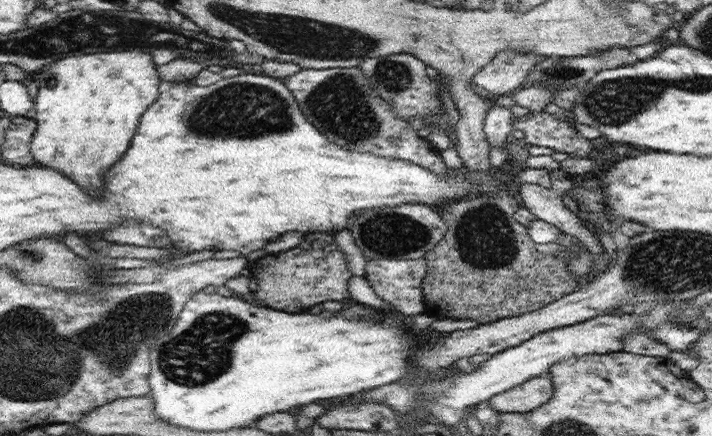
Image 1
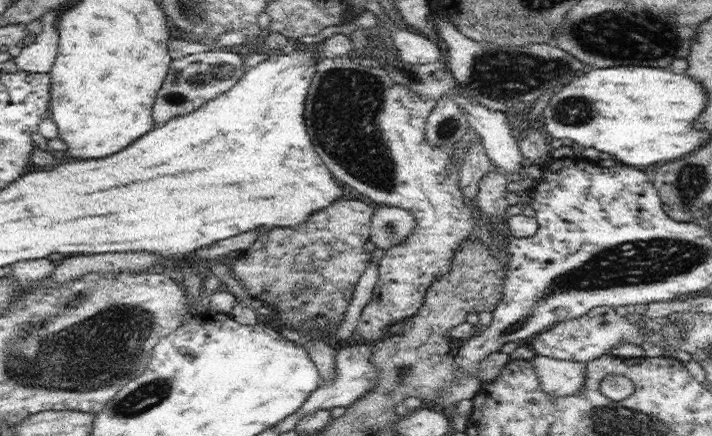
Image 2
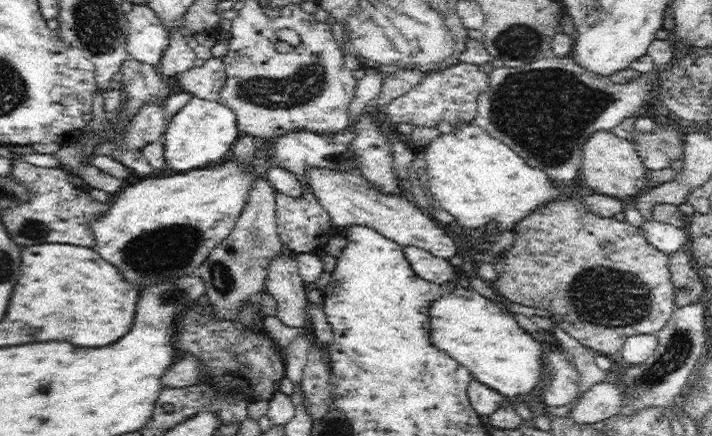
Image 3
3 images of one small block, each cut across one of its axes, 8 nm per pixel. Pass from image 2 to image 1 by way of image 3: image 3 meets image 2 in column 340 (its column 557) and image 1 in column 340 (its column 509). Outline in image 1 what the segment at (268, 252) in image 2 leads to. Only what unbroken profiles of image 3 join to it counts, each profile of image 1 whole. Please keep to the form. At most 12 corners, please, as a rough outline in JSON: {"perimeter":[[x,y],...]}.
{"perimeter":[[336,236],[249,263],[254,302],[304,312],[353,300]]}

